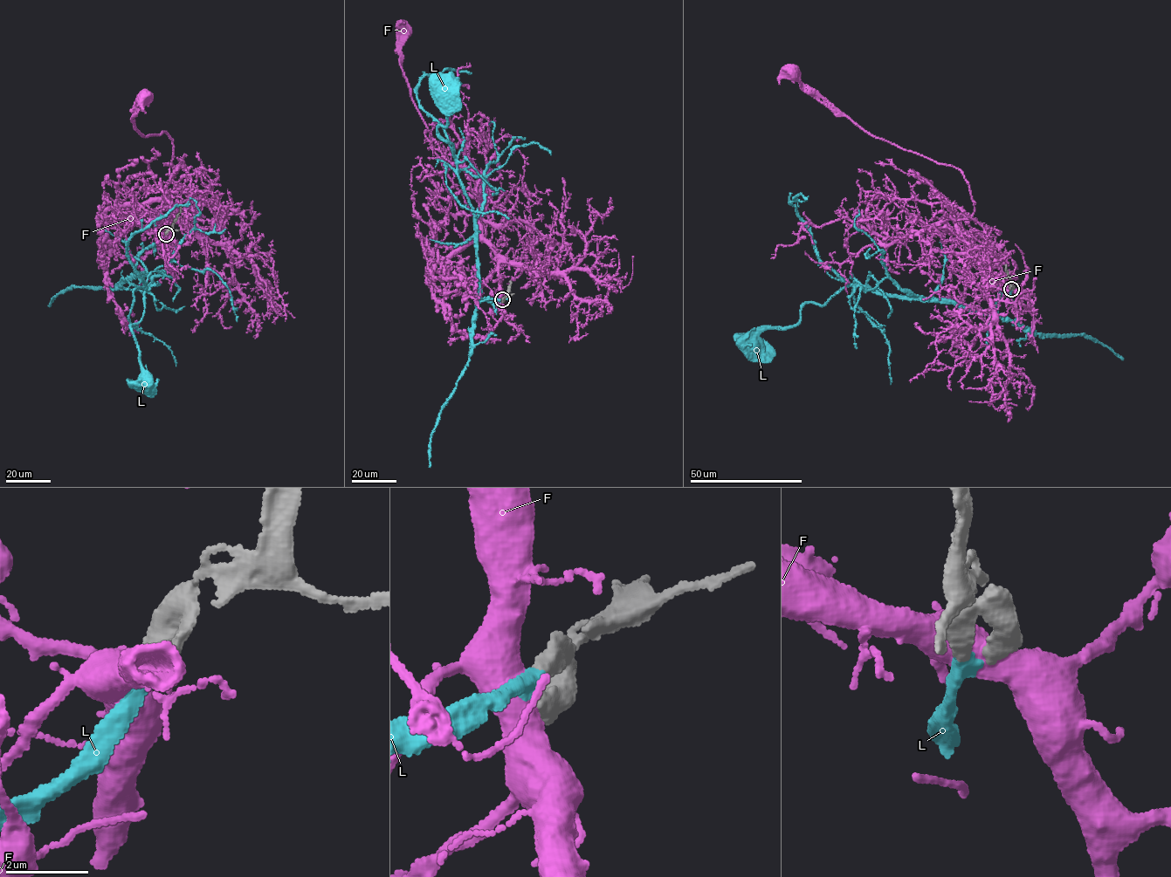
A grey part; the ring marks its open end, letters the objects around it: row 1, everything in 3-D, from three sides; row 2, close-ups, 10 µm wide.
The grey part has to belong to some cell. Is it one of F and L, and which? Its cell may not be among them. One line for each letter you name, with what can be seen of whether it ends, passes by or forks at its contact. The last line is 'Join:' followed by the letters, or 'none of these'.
L: it ends
Join: L

